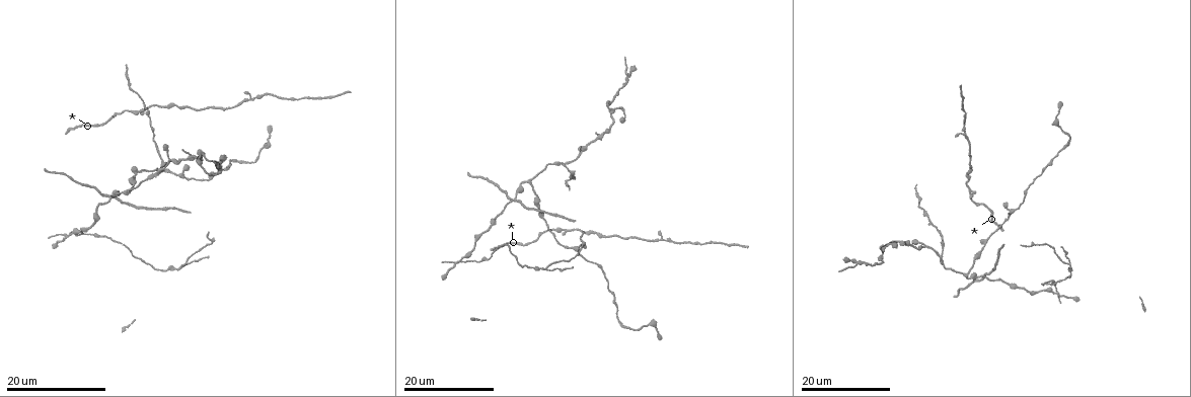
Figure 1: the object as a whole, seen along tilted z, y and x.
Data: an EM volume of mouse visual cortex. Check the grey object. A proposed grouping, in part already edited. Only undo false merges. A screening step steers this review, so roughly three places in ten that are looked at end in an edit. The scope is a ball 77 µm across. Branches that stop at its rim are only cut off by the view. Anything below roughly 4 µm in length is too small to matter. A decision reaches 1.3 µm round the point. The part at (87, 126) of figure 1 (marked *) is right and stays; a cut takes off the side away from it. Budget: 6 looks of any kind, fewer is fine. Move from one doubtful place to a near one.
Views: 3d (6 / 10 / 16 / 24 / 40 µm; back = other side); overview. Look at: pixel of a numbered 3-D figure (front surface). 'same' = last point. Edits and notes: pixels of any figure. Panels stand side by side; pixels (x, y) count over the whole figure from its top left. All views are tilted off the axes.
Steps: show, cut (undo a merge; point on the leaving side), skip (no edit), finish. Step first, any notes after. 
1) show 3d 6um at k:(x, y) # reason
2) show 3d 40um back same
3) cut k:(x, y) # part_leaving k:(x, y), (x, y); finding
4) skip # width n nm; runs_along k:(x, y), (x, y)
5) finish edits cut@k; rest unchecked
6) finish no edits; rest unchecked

show 3d 16um at 1:(557, 230)

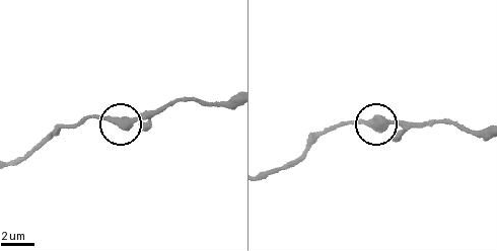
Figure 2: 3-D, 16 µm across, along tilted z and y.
show 3d 6um at 2:(380, 117)

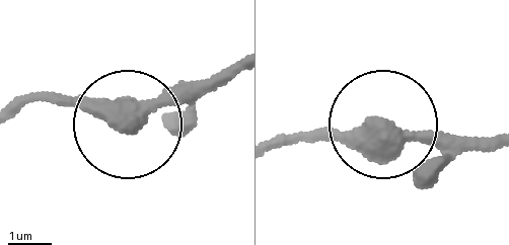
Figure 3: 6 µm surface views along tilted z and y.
skip # width 420 nm; runs_along 3:(280, 143), (380, 128), (484, 142); one neuron here

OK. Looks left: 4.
show 3d 24um at 1:(1068, 264) # three arms meet

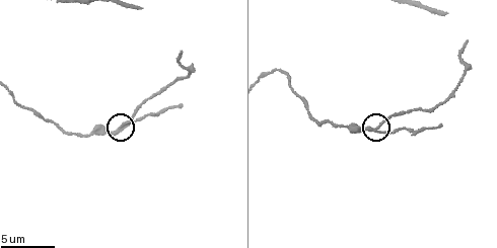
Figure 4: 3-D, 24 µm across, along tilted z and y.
show 3d 6um at 4:(378, 129)

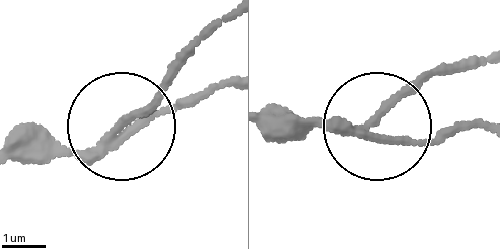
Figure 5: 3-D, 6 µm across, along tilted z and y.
cut 5:(141, 116) # arms 3; part_leaving 5:(104, 145), (231, 19); two neurons meet here

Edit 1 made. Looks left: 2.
show 3d 16um at 1:(1057, 292) # four or more arms meet

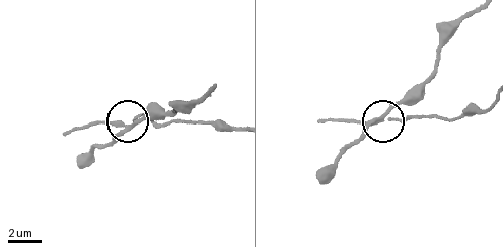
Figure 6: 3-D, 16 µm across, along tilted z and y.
show 3d 6um at 6:(384, 119)

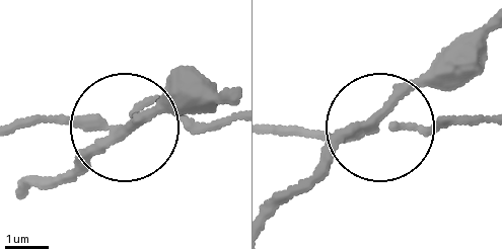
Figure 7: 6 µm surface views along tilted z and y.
cut 7:(324, 168) # arms 4; a second neuron is stuck on

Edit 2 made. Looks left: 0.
finish edits cut@5, cut@7; rest unchecked

